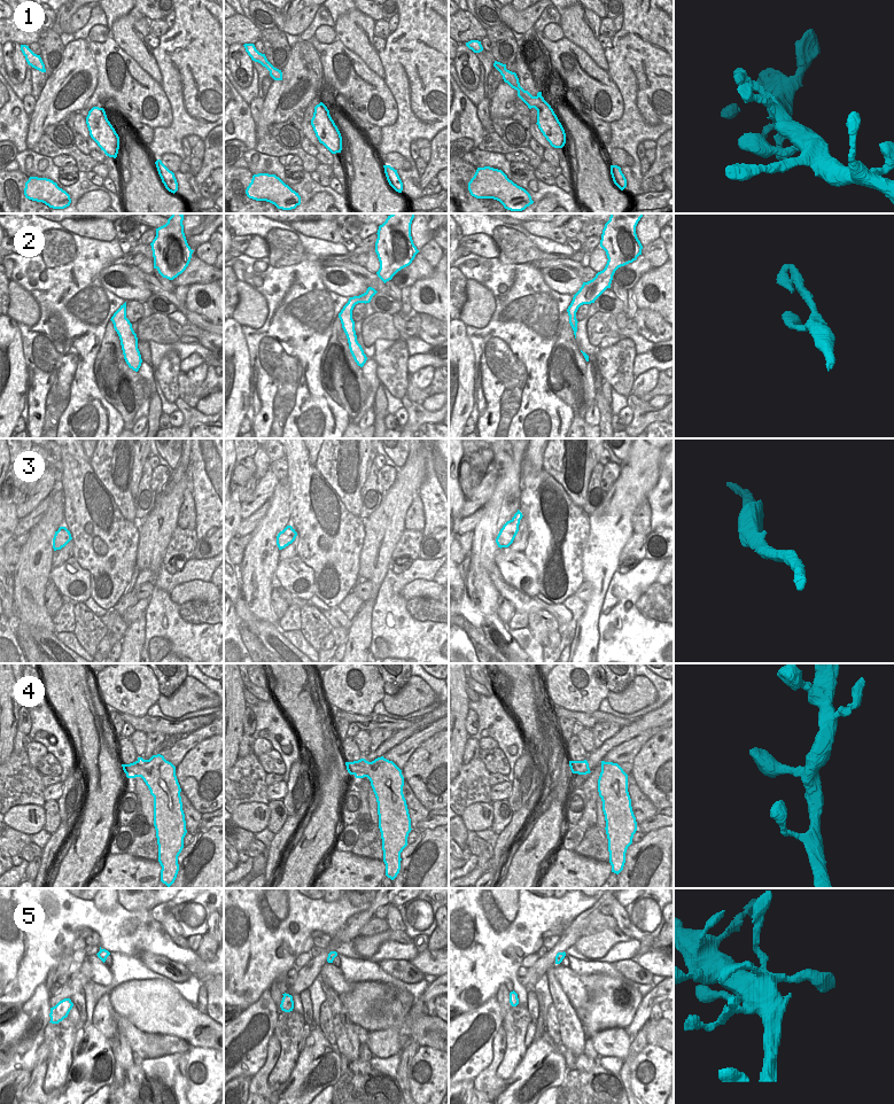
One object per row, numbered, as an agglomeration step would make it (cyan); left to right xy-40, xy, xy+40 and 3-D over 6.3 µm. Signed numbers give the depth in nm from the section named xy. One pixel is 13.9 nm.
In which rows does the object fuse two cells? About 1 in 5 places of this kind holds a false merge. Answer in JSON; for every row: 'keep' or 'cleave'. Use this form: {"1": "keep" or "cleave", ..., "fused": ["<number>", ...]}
{"1": "keep", "2": "keep", "3": "keep", "4": "keep", "5": "keep", "fused": []}

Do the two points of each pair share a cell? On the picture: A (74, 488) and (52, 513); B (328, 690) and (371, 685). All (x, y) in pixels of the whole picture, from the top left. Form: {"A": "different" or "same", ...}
{"A": "different", "B": "same"}

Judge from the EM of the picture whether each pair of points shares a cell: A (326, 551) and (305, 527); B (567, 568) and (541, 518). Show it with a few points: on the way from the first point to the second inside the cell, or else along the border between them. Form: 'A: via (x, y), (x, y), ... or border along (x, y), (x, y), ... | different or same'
A: via (319, 546), (317, 538), (312, 534) | same
B: via (567, 536), (567, 502), (549, 483), (539, 486) | same

